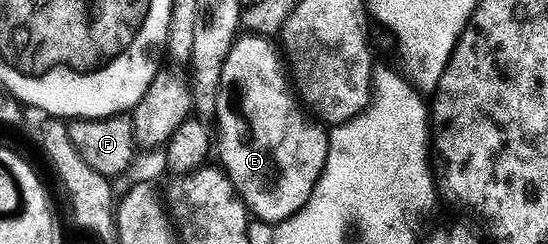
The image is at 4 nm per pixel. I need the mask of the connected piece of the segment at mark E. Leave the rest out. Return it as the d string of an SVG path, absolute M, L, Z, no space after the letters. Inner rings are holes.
M250 35L247 39L239 38L223 67L222 84L216 95L218 127L222 130L221 166L233 180L238 195L249 210L255 216L258 214L264 222L270 223L269 225L277 225L291 219L308 202L314 192L314 186L322 176L322 170L326 168L330 152L327 128L318 121L310 127L315 120L307 114L303 104L296 98L284 67L272 67L284 65L279 48L275 47L258 35Z

